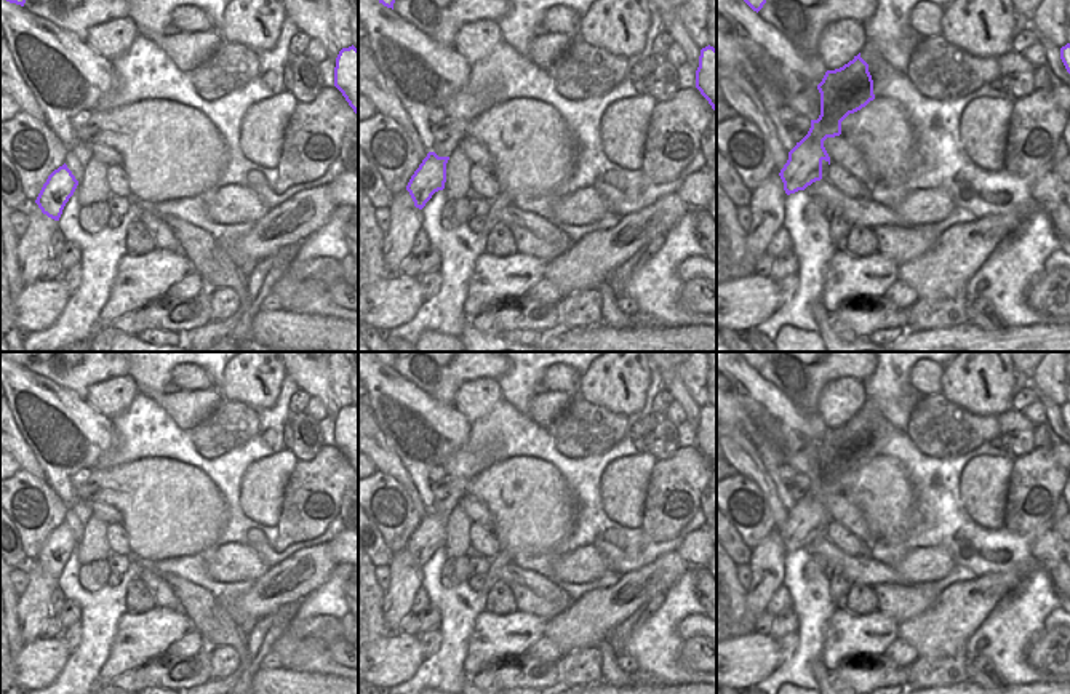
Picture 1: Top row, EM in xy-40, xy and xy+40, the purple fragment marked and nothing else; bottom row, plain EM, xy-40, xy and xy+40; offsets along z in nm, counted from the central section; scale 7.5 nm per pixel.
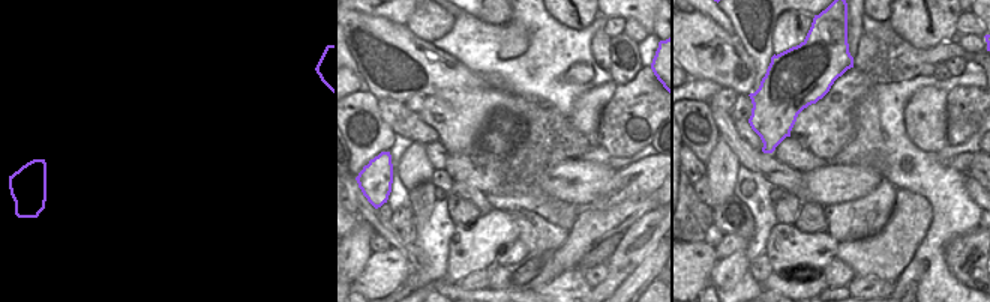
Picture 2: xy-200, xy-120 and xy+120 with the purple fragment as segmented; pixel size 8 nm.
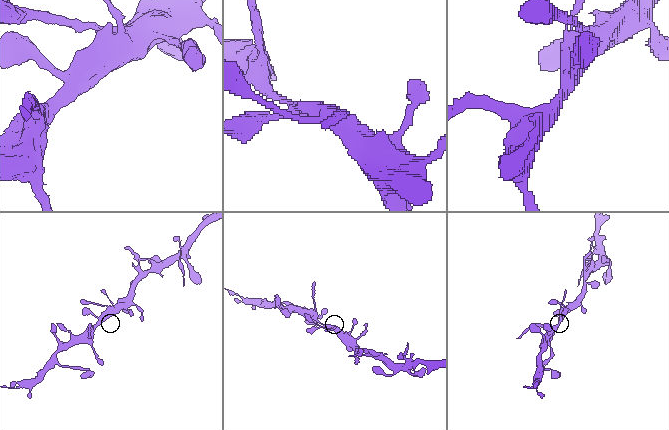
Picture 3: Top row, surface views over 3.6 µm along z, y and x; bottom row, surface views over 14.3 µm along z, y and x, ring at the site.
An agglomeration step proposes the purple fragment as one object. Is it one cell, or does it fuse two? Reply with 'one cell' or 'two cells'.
one cell

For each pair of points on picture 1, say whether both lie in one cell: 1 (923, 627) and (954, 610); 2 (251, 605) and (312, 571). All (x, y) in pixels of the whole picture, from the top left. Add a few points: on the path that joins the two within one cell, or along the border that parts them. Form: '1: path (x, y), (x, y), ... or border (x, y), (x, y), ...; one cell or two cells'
1: path (931, 627), (936, 627), (946, 618); one cell
2: path (264, 589), (275, 589), (296, 576); one cell

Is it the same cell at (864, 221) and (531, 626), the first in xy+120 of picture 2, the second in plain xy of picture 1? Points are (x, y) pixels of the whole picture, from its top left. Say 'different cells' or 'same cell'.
different cells

